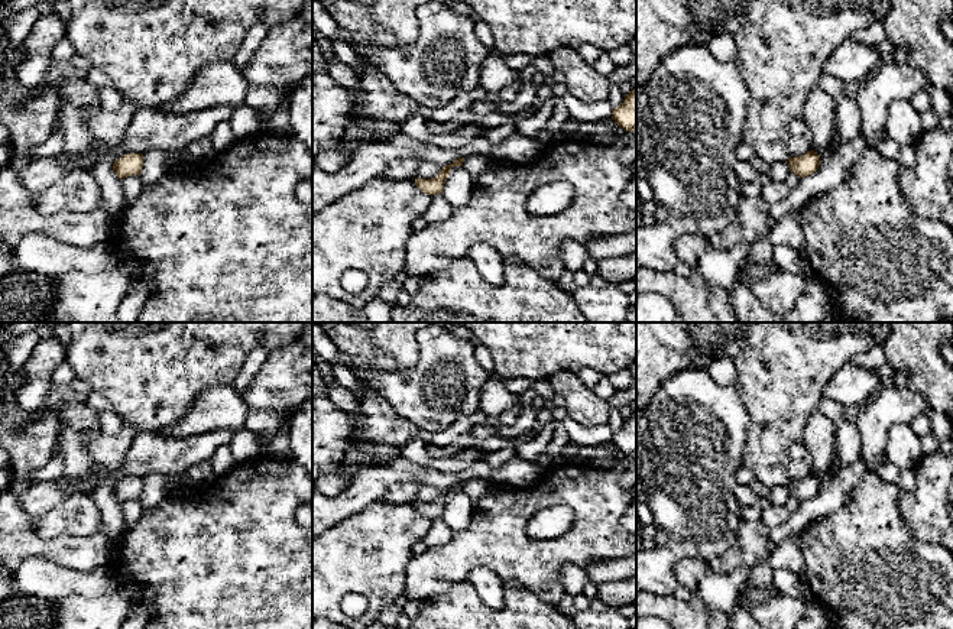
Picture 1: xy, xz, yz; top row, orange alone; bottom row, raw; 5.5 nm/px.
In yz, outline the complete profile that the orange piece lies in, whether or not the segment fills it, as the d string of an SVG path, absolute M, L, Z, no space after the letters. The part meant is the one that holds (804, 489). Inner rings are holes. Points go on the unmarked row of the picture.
M808 474L803 480L790 480L790 483L787 484L791 496L794 496L800 502L814 497L819 493L820 486L820 479L814 474Z

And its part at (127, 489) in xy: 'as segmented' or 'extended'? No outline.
as segmented

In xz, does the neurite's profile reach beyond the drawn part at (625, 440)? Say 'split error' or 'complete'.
complete

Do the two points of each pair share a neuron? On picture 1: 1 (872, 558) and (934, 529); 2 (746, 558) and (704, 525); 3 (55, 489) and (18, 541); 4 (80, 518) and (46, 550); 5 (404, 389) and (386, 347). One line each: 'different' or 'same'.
1: different
2: different
3: different
4: different
5: different

